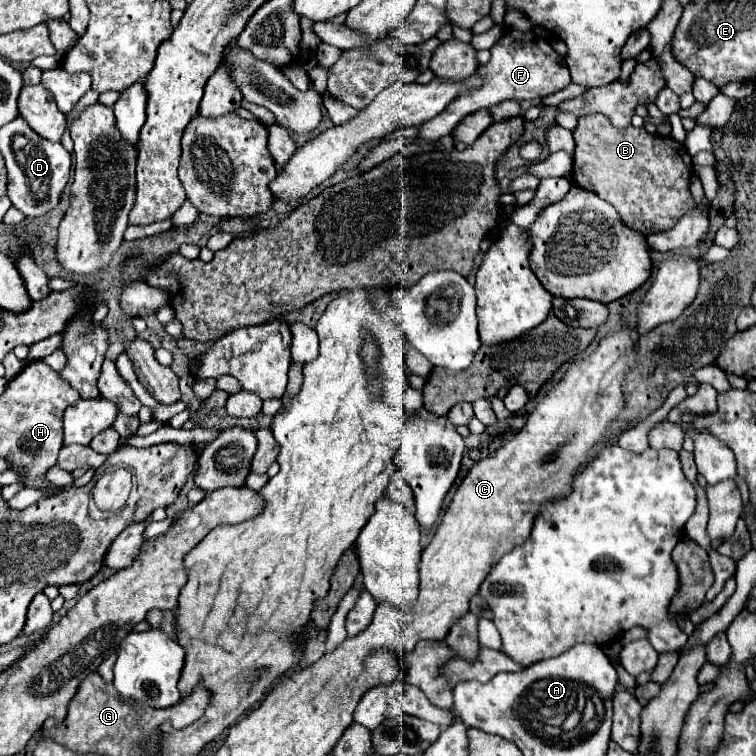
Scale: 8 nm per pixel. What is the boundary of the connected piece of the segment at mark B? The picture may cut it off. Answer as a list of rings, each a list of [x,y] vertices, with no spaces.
[[[600,114],[578,120],[574,142],[572,184],[592,190],[602,200],[614,204],[628,228],[644,234],[668,230],[694,206],[690,194],[692,158],[680,142],[648,134],[644,128],[612,128],[612,122]]]

